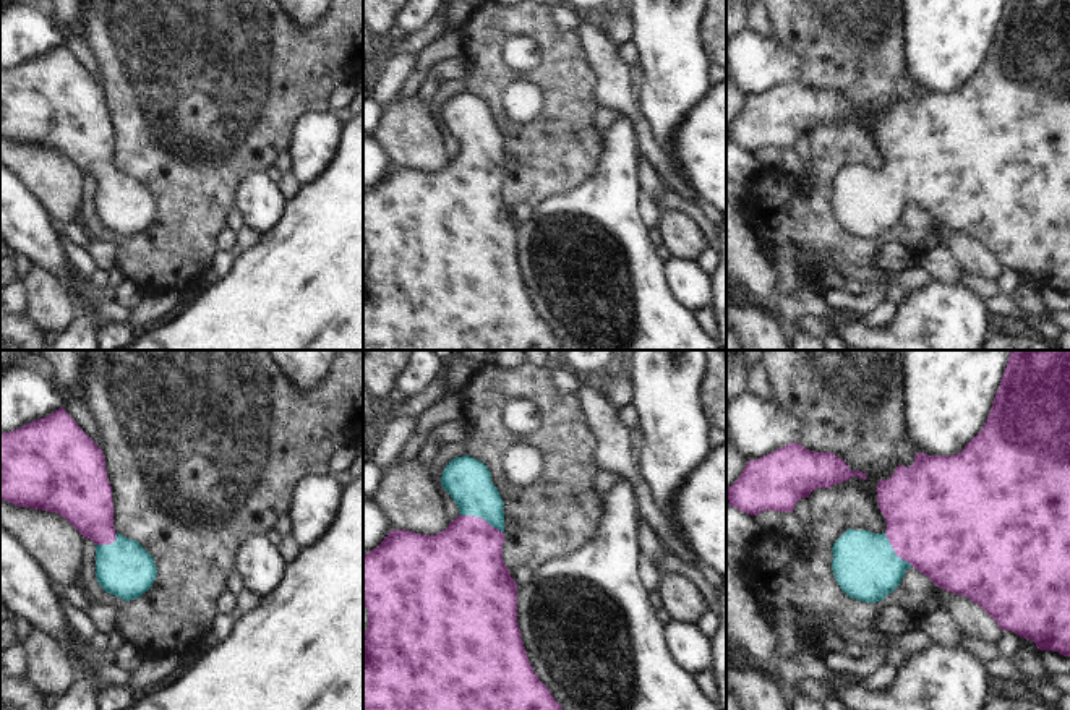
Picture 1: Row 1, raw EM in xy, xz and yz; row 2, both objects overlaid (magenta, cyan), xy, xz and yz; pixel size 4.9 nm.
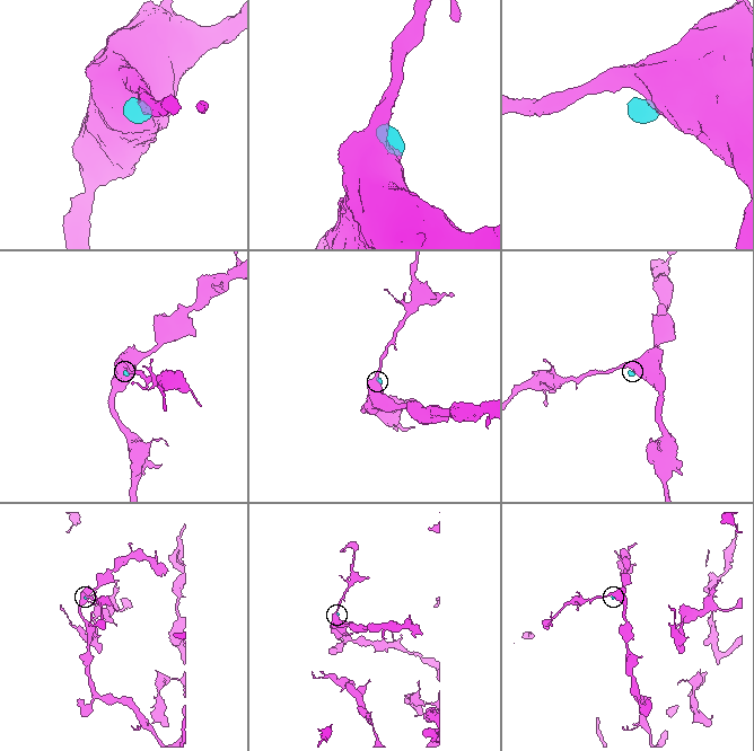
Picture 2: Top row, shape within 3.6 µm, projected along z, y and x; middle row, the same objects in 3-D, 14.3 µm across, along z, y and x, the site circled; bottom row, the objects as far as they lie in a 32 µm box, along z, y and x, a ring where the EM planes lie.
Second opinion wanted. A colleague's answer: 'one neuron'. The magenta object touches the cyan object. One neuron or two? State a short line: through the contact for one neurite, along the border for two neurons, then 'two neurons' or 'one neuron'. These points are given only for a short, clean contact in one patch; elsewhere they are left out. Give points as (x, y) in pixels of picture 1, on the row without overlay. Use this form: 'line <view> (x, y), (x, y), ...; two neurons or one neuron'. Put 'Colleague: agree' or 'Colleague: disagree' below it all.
line xz (462, 201), (467, 196), (482, 156), (479, 136), (467, 117); one neuron
Colleague: agree

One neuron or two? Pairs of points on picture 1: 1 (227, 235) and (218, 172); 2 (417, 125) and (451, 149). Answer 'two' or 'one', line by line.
1: two
2: two

